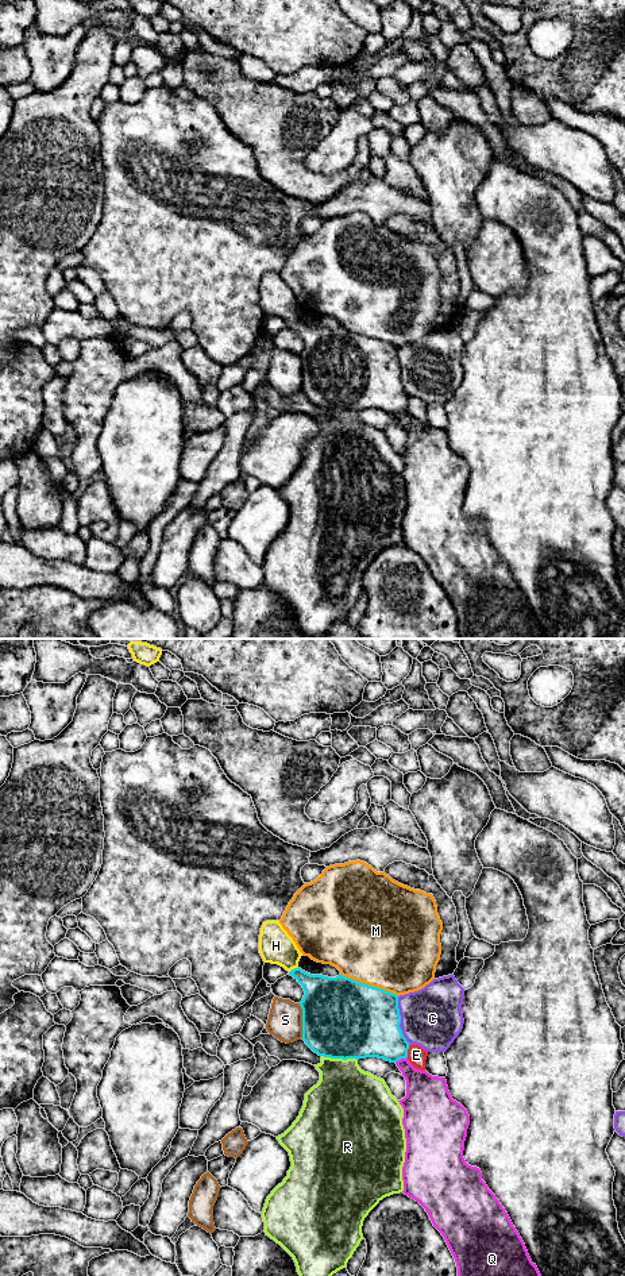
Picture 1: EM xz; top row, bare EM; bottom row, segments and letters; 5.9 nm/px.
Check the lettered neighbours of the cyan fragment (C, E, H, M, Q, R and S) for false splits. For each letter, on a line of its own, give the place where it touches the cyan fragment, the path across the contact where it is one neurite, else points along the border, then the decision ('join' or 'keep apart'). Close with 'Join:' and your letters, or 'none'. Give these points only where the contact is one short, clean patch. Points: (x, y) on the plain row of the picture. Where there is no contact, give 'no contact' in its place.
C: contact xz (400, 373); keep apart
E: contact xz (406, 403); keep apart
H: contact xz (292, 322); way xz (324, 349), (292, 322), (289, 311), (276, 297); join
M: contact xz (370, 338); keep apart
Q: contact xz (401, 409); keep apart
R: contact xz (339, 409); keep apart
S: contact xz (303, 373); keep apart
Join: H

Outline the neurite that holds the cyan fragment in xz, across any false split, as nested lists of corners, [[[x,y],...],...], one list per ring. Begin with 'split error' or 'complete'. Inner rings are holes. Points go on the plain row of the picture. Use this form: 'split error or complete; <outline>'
split error; [[[266,273],[261,280],[259,305],[265,315],[283,319],[304,340],[302,392],[319,408],[331,410],[378,409],[397,415],[408,409],[409,394],[400,379],[398,347],[339,327],[310,327],[298,319],[302,308],[279,273]]]

